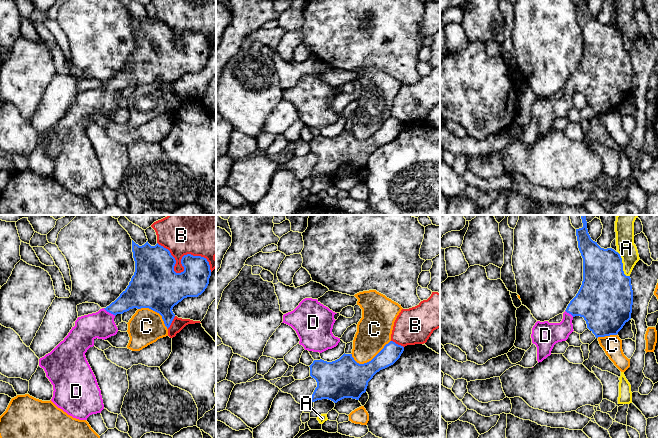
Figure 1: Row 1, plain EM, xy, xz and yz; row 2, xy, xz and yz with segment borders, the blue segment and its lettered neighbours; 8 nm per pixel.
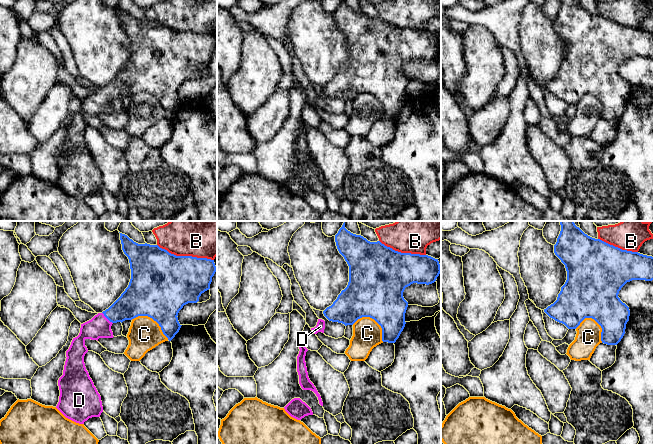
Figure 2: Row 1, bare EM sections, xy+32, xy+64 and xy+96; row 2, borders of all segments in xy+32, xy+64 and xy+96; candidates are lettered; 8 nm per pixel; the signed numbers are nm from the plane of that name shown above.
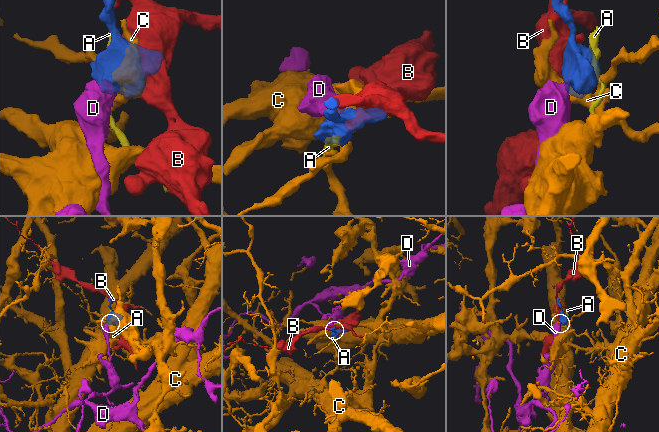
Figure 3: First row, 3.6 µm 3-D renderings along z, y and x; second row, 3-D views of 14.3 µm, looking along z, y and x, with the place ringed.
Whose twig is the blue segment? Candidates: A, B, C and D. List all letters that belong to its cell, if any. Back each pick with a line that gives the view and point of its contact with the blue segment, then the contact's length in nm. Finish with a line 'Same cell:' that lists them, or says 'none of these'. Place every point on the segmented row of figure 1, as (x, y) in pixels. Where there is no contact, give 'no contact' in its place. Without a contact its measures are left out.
D: contact xy (109, 312); length 120 nm
Same cell: D

